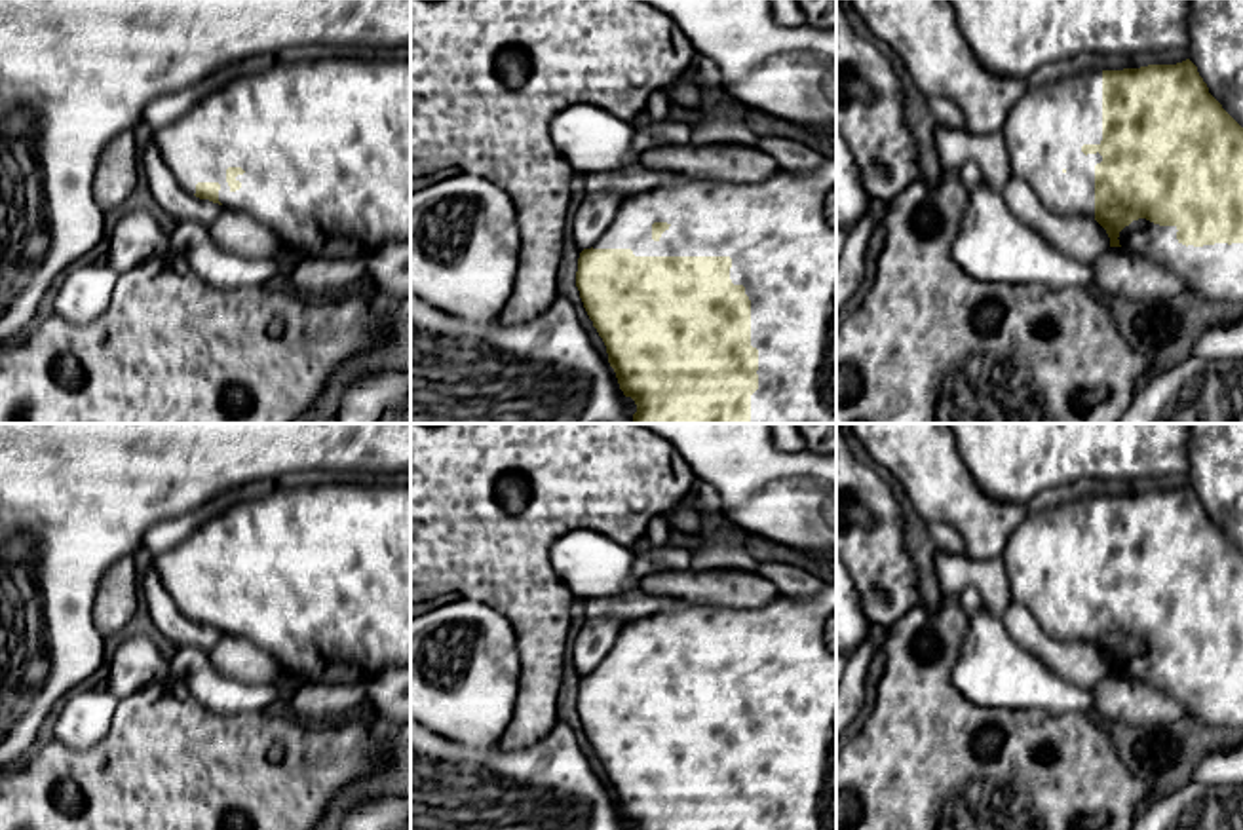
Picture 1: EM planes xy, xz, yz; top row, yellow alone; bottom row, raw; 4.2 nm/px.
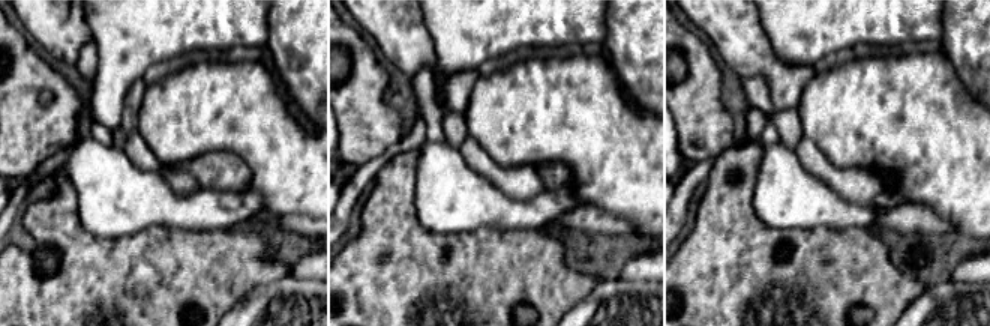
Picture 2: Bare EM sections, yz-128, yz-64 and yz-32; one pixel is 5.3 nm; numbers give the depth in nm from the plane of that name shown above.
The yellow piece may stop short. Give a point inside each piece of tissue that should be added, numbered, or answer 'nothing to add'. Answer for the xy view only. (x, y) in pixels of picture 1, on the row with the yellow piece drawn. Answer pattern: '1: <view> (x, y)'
1: xy (325, 147)

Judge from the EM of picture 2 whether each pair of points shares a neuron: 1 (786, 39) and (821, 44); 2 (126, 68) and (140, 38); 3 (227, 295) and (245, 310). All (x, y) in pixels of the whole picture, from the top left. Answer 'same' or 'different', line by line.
1: same
2: same
3: different

